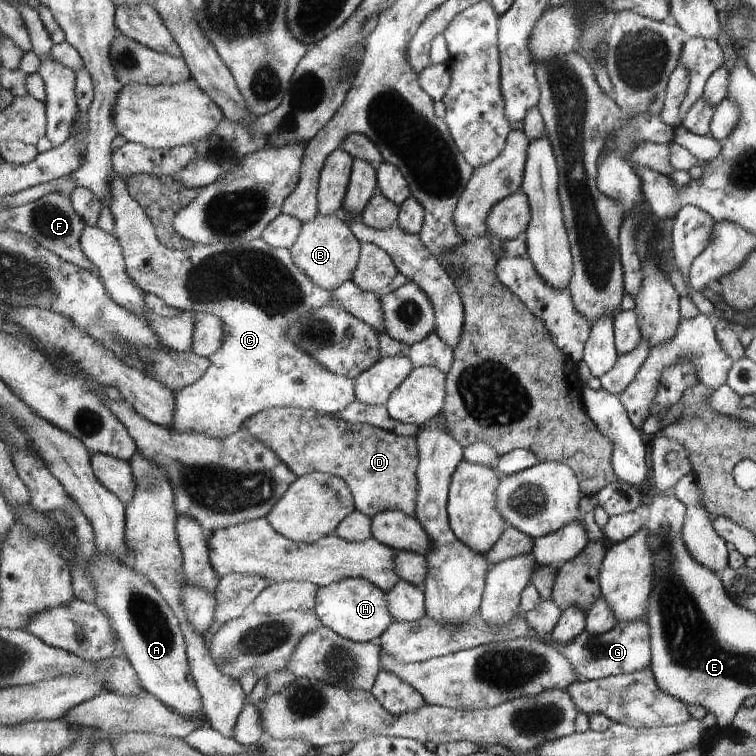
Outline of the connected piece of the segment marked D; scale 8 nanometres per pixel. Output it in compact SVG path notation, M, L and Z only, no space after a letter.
M273 407L264 410L249 417L244 422L243 428L247 428L253 438L265 442L265 446L278 454L298 477L319 471L343 478L352 490L357 511L371 518L387 511L401 511L409 516L417 514L417 497L420 489L417 437L397 436L373 425L349 423L343 418L299 407Z

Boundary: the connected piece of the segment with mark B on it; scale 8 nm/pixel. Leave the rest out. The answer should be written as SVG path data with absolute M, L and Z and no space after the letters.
M317 214L313 220L304 223L300 237L290 250L297 266L317 283L317 286L333 291L353 280L361 258L362 242L353 234L349 223L336 214Z

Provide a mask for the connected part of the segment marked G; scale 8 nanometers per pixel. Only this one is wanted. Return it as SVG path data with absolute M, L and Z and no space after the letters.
M642 620L616 622L613 630L597 636L593 636L585 629L581 636L577 636L575 642L565 646L557 642L555 648L571 662L573 670L577 670L581 678L589 680L617 676L617 674L633 674L643 670L645 666L651 667L651 636L648 634L647 621Z

